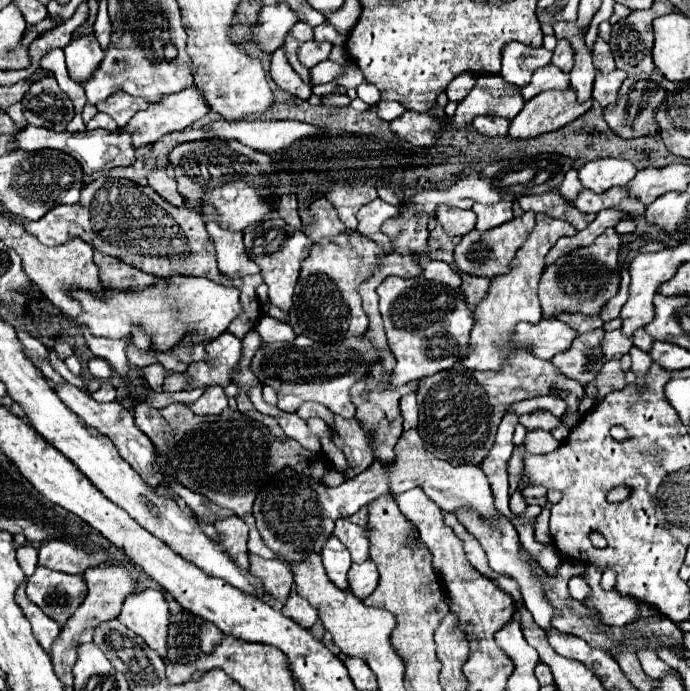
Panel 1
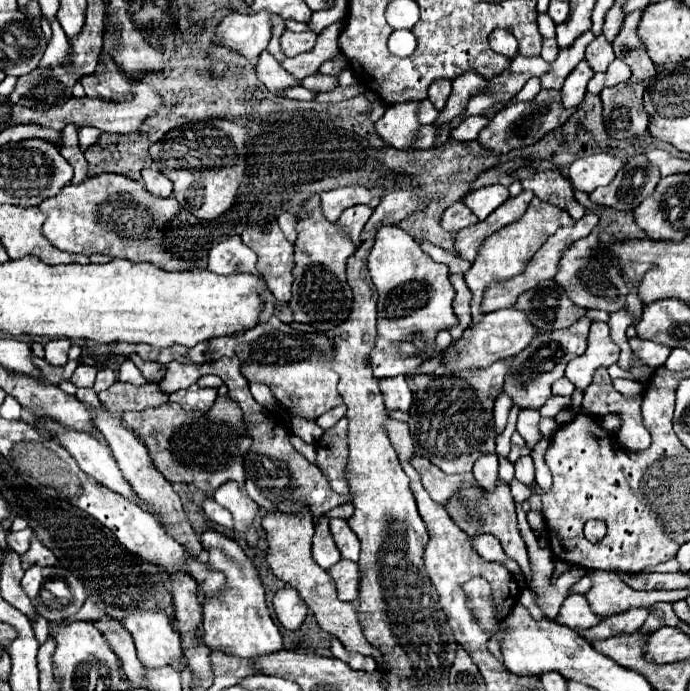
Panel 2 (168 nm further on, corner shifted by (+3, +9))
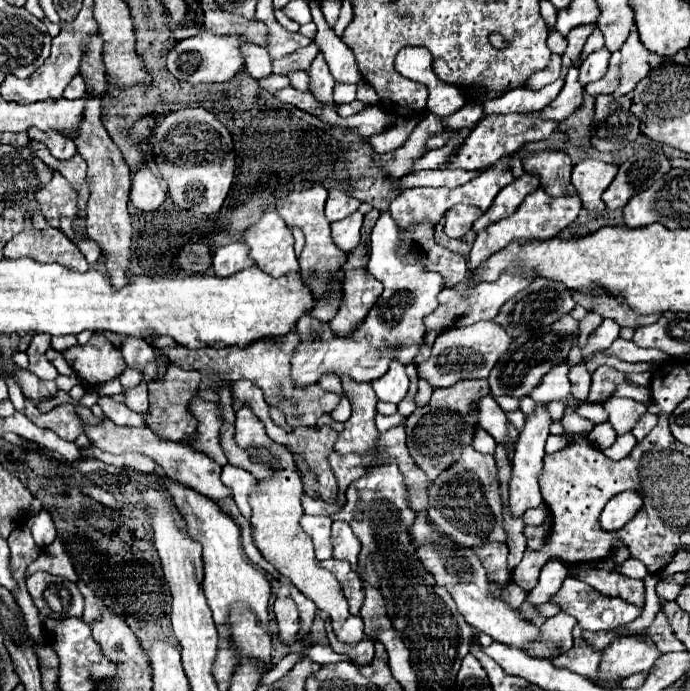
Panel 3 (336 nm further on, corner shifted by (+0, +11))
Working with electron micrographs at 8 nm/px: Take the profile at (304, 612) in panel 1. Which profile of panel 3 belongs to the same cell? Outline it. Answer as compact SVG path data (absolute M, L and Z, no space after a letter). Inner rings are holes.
M278 597L274 607L274 619L278 623L278 637L282 643L294 643L298 635L298 609L290 597Z

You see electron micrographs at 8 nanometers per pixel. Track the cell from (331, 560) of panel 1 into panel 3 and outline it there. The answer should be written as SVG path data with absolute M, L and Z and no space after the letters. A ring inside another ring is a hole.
M302 515L300 527L308 533L308 537L314 543L316 559L330 559L332 557L332 543L330 543L330 517L312 517L312 515Z

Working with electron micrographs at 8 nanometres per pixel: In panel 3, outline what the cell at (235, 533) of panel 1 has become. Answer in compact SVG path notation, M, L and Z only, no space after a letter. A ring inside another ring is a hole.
M226 463L222 467L222 483L234 491L234 501L236 501L238 509L242 511L242 515L248 519L250 517L248 491L256 483L256 479L252 477L252 473L248 473L246 469L240 469L240 467L234 467L234 465Z

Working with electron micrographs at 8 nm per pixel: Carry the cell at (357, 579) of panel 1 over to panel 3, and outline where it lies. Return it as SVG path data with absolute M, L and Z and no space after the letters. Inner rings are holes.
M328 559L328 561L318 561L320 567L328 569L330 573L334 573L334 577L338 579L344 597L348 599L350 605L350 613L358 615L362 601L364 601L364 589L362 589L362 579L358 573L354 573L350 569L350 565L346 561L336 561L336 559Z

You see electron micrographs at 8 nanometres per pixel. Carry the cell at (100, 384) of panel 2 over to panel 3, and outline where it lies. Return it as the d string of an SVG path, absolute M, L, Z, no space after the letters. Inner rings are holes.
M112 379L112 381L108 381L108 383L104 383L96 389L98 395L116 395L116 393L122 393L122 391L124 391L124 387L120 385L118 379Z

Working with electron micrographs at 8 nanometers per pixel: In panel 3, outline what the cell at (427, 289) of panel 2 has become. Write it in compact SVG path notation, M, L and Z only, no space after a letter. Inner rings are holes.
M380 211L370 235L372 255L368 261L368 271L384 285L384 293L368 311L368 317L364 317L364 321L352 333L348 333L348 337L332 333L328 323L322 323L310 315L304 315L298 321L296 331L300 335L300 345L292 355L292 379L296 387L314 385L326 373L334 373L338 377L346 375L352 381L374 381L388 371L394 359L402 361L404 365L412 363L426 329L422 319L438 307L436 297L444 289L444 283L438 273L428 273L420 263L402 261L396 255L398 231L400 229L392 221L390 211Z

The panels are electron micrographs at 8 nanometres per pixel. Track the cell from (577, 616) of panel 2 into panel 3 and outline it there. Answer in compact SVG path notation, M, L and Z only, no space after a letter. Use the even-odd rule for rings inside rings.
M564 611L546 619L546 623L540 627L540 641L536 641L532 649L528 649L528 655L540 657L540 659L552 659L552 649L556 649L556 645L564 645L564 649L572 649L574 625L576 625L576 619Z

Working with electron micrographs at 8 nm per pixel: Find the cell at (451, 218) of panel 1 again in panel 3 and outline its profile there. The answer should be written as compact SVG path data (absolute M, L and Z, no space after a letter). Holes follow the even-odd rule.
M454 205L448 213L446 213L446 223L444 223L444 233L452 239L458 239L462 235L466 235L472 229L472 223L482 215L480 209L472 207L472 205Z

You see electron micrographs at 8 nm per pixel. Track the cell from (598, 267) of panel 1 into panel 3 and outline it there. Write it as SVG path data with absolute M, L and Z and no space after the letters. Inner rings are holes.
M574 293L574 301L578 305L582 305L586 311L594 311L598 315L602 315L604 319L614 319L620 327L644 327L644 325L652 325L660 319L660 315L638 315L634 313L628 303L620 297L612 297L612 295L604 295L604 293Z

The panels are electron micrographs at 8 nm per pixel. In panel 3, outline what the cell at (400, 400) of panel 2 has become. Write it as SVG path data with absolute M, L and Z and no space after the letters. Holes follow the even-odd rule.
M392 361L388 373L372 381L372 389L380 401L398 403L408 391L408 375L404 371L404 365L400 361Z

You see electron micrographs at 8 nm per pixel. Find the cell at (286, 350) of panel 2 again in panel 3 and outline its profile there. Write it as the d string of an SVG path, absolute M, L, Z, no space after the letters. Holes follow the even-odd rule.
M296 331L284 335L284 337L274 337L274 339L262 339L262 341L256 341L248 347L224 347L224 349L214 349L214 347L206 347L206 349L184 349L182 345L176 345L176 341L172 341L172 337L156 337L154 341L154 347L158 347L160 353L164 353L170 361L176 361L176 365L184 365L184 369L200 369L200 373L206 373L206 375L220 375L222 381L236 381L236 379L248 379L252 381L256 387L262 389L264 393L264 399L266 403L272 407L276 405L276 409L280 409L286 417L286 421L292 421L292 427L300 427L300 425L308 425L308 427L314 427L318 417L324 415L324 413L332 413L340 401L340 395L334 395L334 393L326 393L322 391L318 385L310 385L306 389L298 389L290 377L290 357L298 345L300 337Z

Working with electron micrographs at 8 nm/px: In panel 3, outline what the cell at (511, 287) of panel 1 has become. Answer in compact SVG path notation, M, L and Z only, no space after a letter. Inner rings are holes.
M538 187L534 193L530 193L522 203L520 207L500 219L498 223L492 223L488 225L486 229L482 229L474 241L474 247L470 251L470 271L474 271L482 261L486 261L492 253L504 249L508 243L512 241L532 241L532 239L540 239L540 241L546 241L546 239L552 239L556 237L564 227L568 227L576 217L578 217L578 211L582 209L582 201L580 197L550 197L544 187Z

